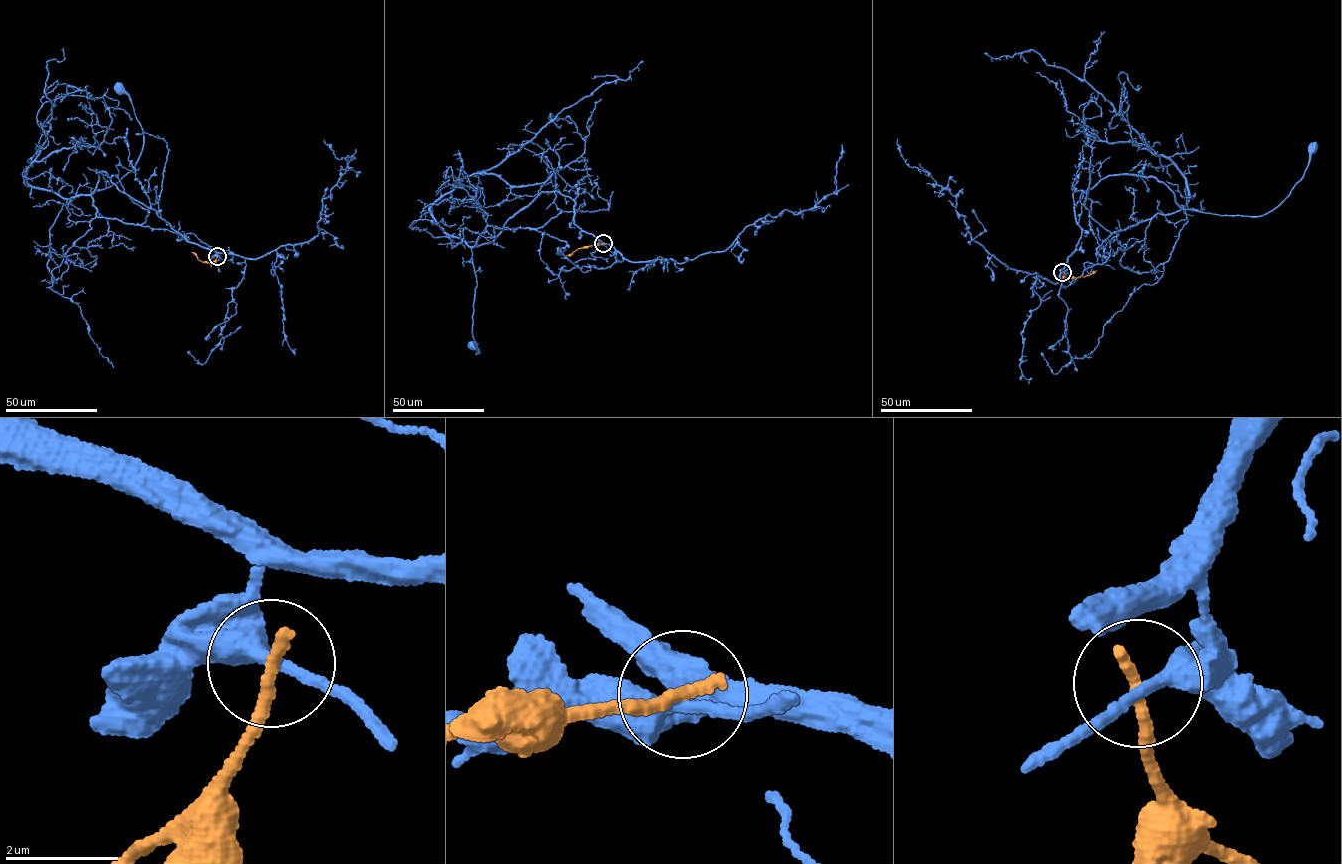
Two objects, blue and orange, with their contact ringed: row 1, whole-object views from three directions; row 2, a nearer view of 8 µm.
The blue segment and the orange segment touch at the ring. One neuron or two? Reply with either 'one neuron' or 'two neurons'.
two neurons

